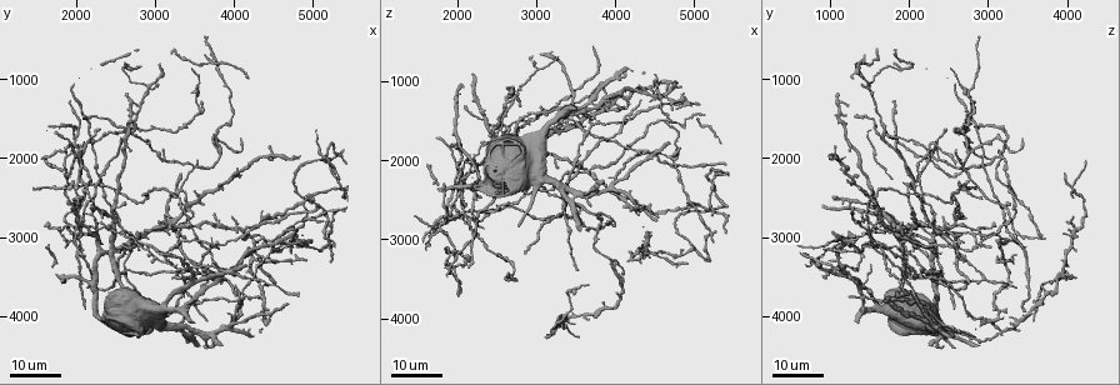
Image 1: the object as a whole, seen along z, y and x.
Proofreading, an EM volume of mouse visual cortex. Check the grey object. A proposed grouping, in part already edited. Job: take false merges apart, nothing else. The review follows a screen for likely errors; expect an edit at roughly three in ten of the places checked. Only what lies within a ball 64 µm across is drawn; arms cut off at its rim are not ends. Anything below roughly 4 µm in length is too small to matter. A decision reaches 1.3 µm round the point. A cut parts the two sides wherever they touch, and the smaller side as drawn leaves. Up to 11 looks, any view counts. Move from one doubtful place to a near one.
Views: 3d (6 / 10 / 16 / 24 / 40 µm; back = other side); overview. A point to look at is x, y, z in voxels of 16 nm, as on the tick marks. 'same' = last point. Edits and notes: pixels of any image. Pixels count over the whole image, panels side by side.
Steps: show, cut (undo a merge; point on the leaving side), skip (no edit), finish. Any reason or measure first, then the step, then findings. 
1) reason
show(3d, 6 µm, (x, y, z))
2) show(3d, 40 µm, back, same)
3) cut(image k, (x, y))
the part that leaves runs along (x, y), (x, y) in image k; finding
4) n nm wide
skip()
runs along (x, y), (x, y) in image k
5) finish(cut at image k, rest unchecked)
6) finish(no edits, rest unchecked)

three-way junction
show(3d, 16 µm, (4450, 3350, 3200))

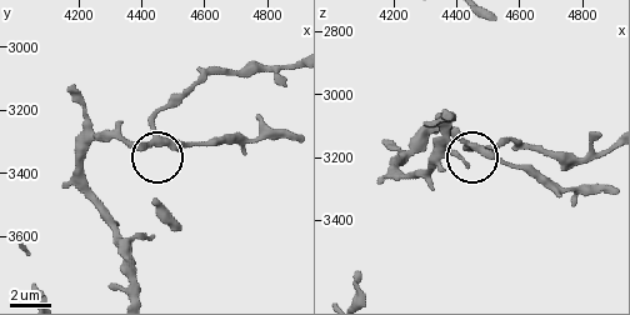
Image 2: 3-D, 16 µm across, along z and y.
zoom in
show(3d, 6 µm, (4450, 3300, 3170))

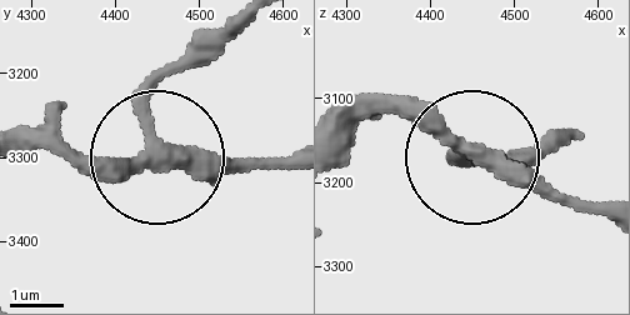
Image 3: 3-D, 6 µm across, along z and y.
290 nm wide
skip()
all the same neuron

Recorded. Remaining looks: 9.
four arms meet
show(3d, 16 µm, (3300, 2400, 4050))

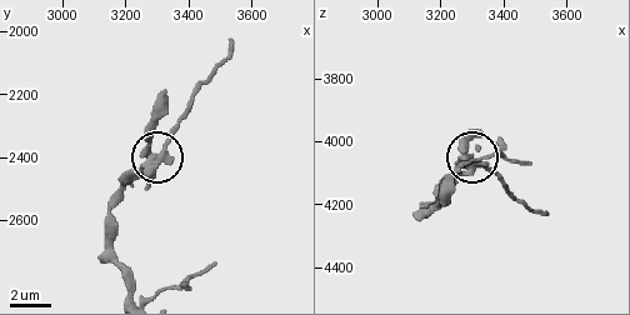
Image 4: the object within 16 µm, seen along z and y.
show(3d, 6 µm, (3300, 2400, 4060))

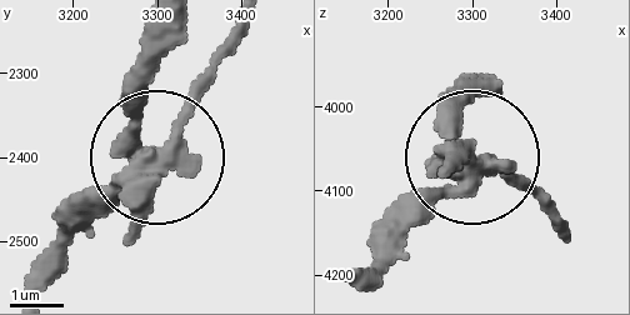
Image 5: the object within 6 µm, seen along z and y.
cut(image 5, (193, 95))
the part that leaves runs along (146, 161), (231, 31) in image 5; a second neuron is stuck on

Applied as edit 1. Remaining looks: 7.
show(overview)

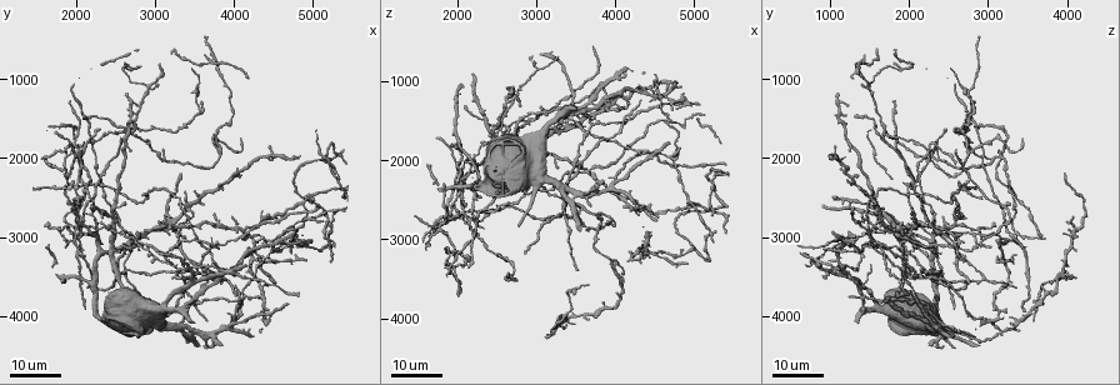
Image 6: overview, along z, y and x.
three arms meet
show(3d, 24 µm, (2900, 1100, 1450))

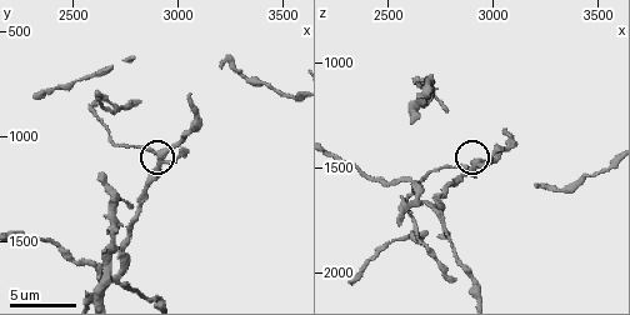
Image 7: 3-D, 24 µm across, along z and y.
show(3d, 6 µm, (2900, 1080, 1470))

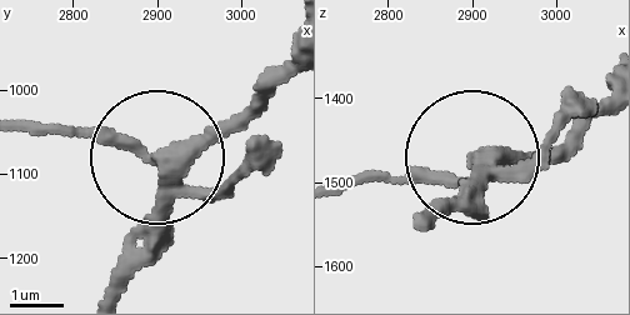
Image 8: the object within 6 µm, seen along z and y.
290 nm wide
cut(image 8, (105, 141))
the part that leaves runs along (169, 181), (141, 154), (21, 128) in image 8; a second neuron is stuck on

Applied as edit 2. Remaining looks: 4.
three-way junction
show(3d, 16 µm, (2700, 1700, 1700))

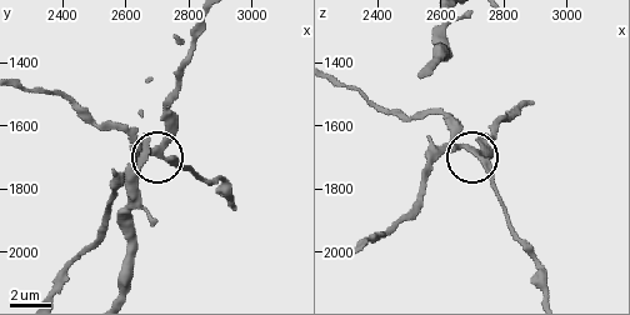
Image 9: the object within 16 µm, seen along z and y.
show(3d, 6 µm, (2720, 1670, 1690))

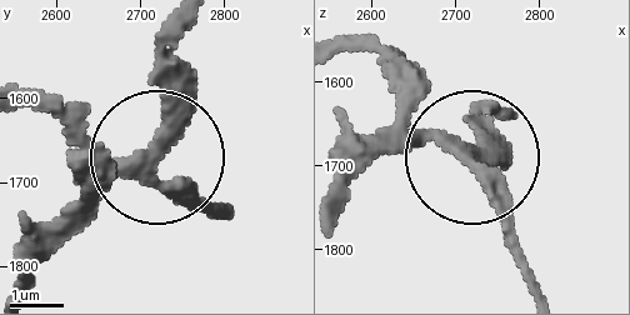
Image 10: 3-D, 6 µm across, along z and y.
show(3d, 6 µm, back, (2715, 1675, 1690))

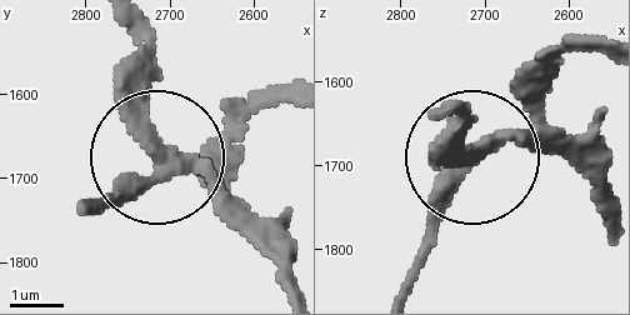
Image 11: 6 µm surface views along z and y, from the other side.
side arm 43 µm
skip()
runs along (294, 290), (205, 183), (155, 156), (151, 26) in image 11; all the same neuron

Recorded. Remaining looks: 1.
finish(cut at image 5, cut at image 8, rest unchecked)

